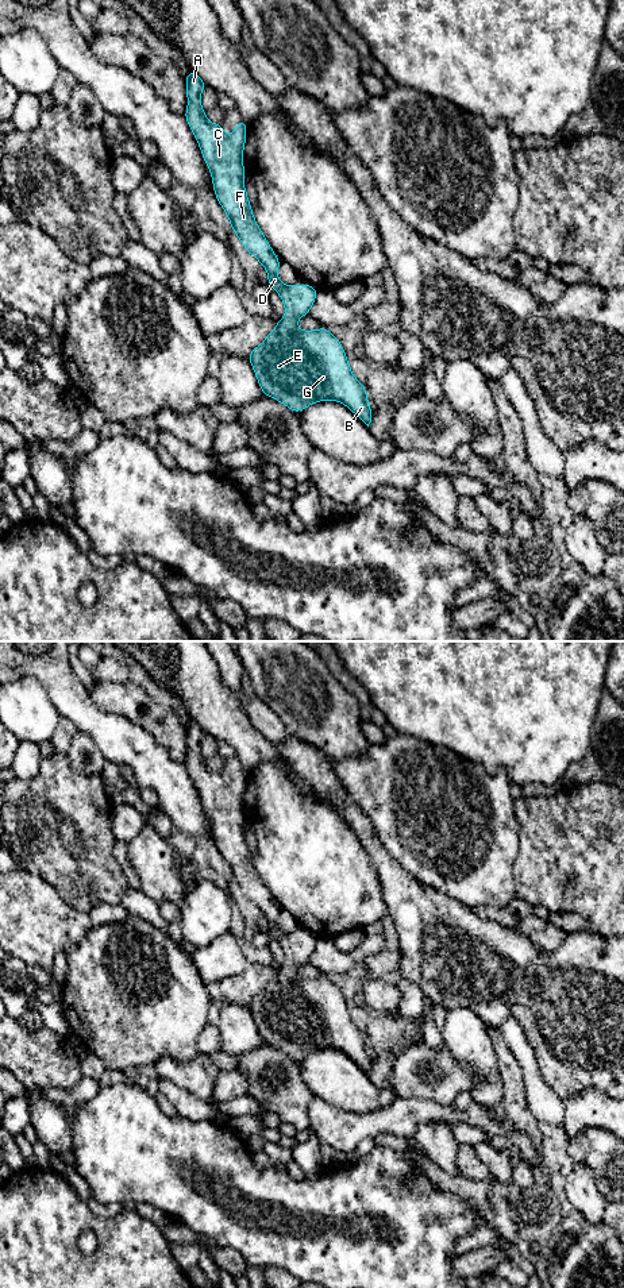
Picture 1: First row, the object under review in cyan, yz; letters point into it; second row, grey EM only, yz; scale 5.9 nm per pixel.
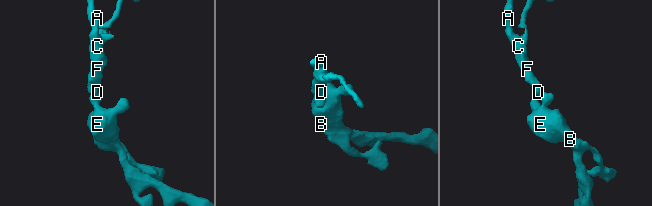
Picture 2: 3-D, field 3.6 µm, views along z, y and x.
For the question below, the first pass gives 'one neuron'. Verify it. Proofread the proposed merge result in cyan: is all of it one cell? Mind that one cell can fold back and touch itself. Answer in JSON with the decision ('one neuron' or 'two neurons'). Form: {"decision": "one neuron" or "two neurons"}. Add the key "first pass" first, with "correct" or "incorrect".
{"first pass": "correct", "decision": "one neuron"}

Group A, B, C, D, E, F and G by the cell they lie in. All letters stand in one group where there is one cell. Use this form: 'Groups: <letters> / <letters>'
Groups: A B C D E F G

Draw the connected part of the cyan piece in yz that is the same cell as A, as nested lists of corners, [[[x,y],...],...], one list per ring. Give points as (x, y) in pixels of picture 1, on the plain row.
[[[190,717],[185,728],[188,756],[184,764],[209,815],[217,851],[227,861],[231,878],[238,883],[244,896],[259,909],[261,914],[266,915],[267,932],[277,938],[286,959],[286,963],[277,971],[265,990],[247,1003],[262,1041],[282,1050],[296,1061],[319,1049],[339,1049],[369,1075],[371,1071],[371,1054],[367,1049],[366,1037],[351,1021],[340,990],[327,976],[300,979],[297,975],[297,968],[309,961],[317,937],[303,932],[288,934],[277,925],[281,909],[273,901],[271,894],[267,891],[253,864],[253,857],[243,832],[243,797],[247,774],[243,767],[240,767],[234,775],[234,783],[227,783],[222,772],[211,771],[201,756],[200,744],[203,737],[207,736],[205,730]]]

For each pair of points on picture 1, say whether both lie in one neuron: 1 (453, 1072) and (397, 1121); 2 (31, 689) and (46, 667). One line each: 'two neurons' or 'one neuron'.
1: two neurons
2: two neurons

